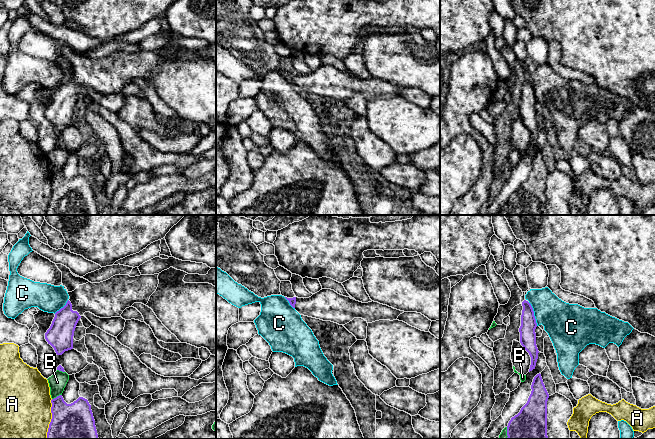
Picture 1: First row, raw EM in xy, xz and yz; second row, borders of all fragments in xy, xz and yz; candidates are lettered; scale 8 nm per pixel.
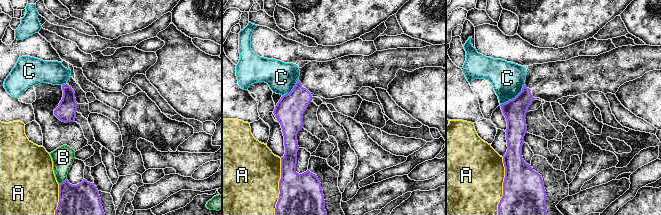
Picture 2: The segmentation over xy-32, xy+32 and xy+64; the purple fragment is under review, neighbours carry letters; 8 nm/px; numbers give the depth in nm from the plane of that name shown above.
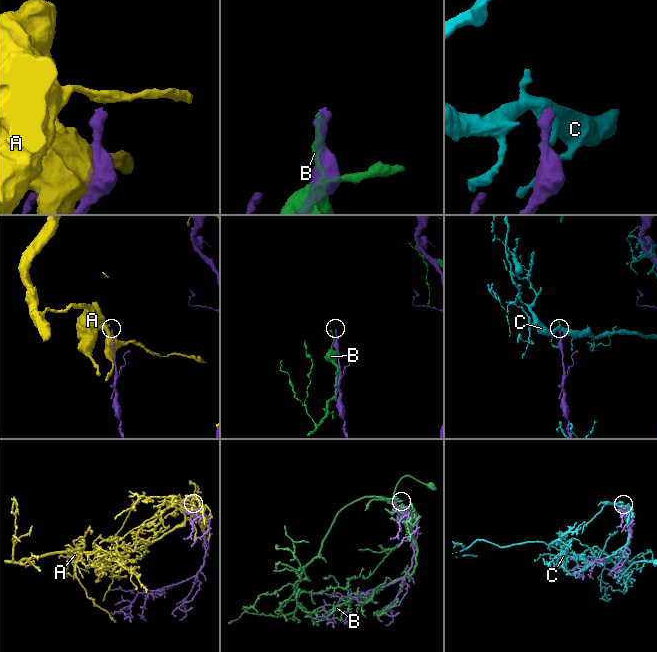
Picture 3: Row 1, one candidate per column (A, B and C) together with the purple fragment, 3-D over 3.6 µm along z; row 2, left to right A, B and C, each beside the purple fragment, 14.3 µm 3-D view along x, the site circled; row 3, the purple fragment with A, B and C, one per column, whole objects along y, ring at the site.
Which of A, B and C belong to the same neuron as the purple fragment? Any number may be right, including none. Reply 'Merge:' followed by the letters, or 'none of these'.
Merge: none of these

